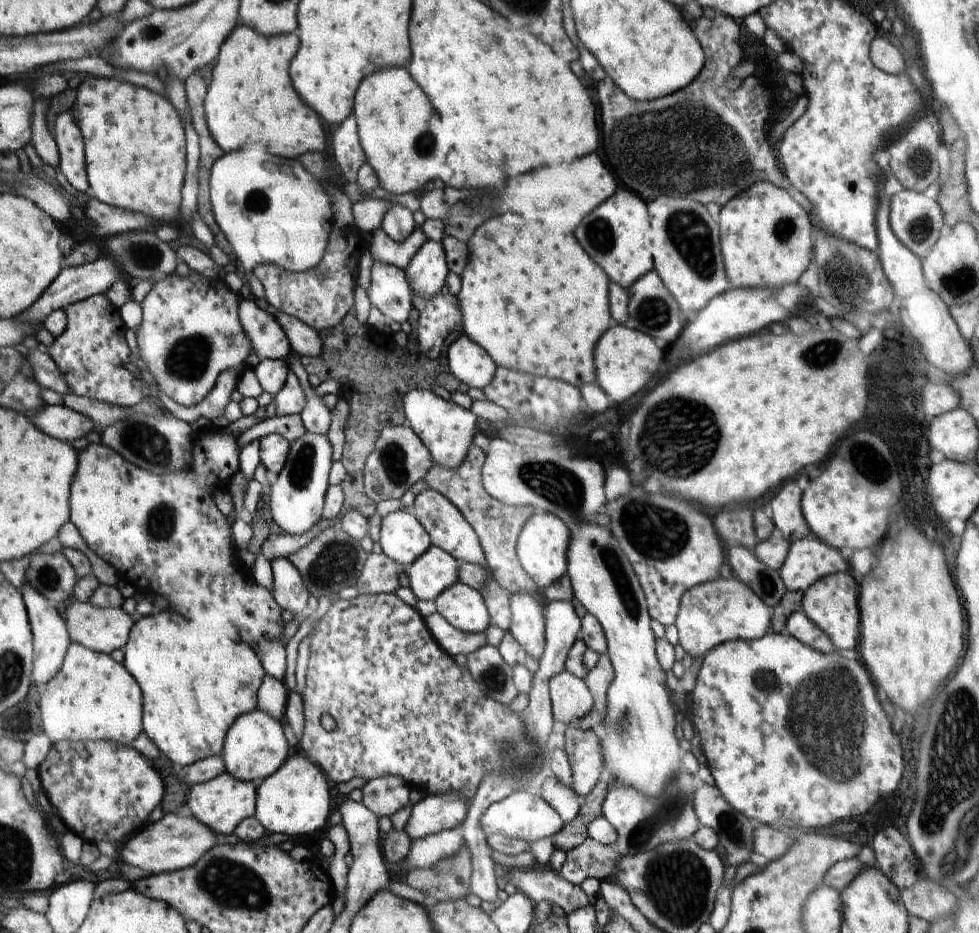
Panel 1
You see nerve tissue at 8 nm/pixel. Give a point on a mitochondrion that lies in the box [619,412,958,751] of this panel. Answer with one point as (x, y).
(871, 460)

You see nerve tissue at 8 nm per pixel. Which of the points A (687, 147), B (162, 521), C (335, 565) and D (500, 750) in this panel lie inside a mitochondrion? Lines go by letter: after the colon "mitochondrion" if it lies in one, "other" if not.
A: mitochondrion
B: mitochondrion
C: mitochondrion
D: mitochondrion

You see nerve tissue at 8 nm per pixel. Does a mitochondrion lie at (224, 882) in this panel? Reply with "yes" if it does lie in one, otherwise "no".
yes

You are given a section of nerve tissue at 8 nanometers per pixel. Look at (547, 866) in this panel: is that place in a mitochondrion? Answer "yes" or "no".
no

